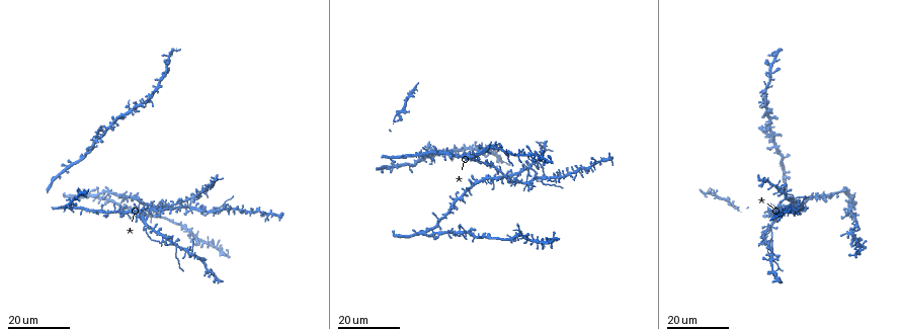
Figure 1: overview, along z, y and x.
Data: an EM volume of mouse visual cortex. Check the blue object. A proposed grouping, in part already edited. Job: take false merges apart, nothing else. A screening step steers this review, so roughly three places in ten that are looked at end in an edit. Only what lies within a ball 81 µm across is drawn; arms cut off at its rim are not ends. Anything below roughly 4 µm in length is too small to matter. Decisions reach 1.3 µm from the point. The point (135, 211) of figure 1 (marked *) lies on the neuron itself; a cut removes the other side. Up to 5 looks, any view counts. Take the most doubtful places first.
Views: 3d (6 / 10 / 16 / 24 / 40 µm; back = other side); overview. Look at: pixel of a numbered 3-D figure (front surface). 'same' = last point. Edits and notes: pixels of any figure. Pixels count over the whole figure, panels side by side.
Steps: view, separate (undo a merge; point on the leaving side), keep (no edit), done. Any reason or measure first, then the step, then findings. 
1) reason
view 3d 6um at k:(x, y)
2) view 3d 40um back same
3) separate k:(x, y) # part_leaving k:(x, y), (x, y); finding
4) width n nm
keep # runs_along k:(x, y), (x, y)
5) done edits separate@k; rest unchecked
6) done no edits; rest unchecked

branch point
view 3d 24um at 1:(540, 182)

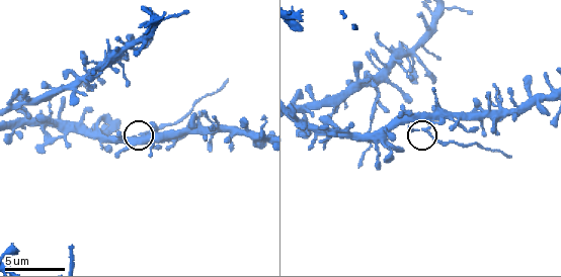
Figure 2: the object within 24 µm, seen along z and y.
zoom in
view 3d 10um at 2:(426, 129)

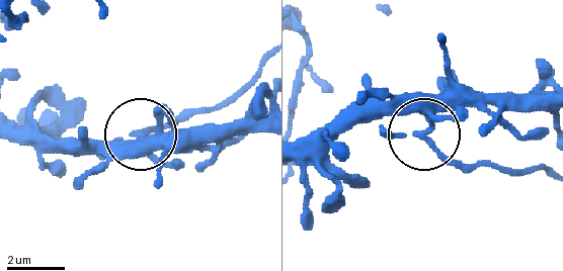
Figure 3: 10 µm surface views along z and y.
width 180 nm
separate 3:(391, 131) # part_leaving 3:(429, 124), (436, 144), (458, 161), (524, 173), (545, 166); two neurons meet here

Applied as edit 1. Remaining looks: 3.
view overview

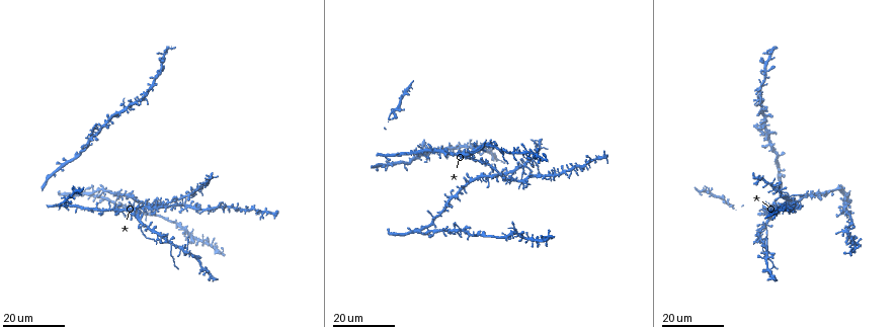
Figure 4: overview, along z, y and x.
a fork
view 3d 24um at 4:(171, 245)

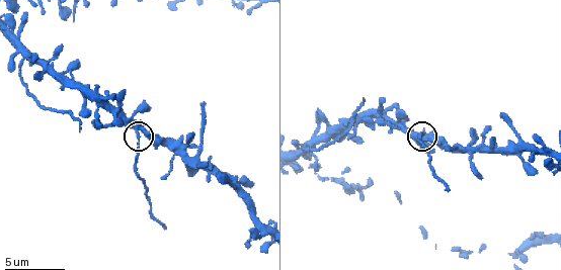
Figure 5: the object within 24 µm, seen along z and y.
view 3d 10um same

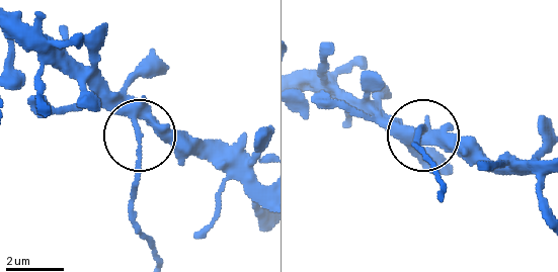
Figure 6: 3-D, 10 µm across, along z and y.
side_arm 11 um; arms 3
separate 6:(140, 168) # a second neuron is stuck on

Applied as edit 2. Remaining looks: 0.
done edits separate@3, separate@6; rest unchecked

